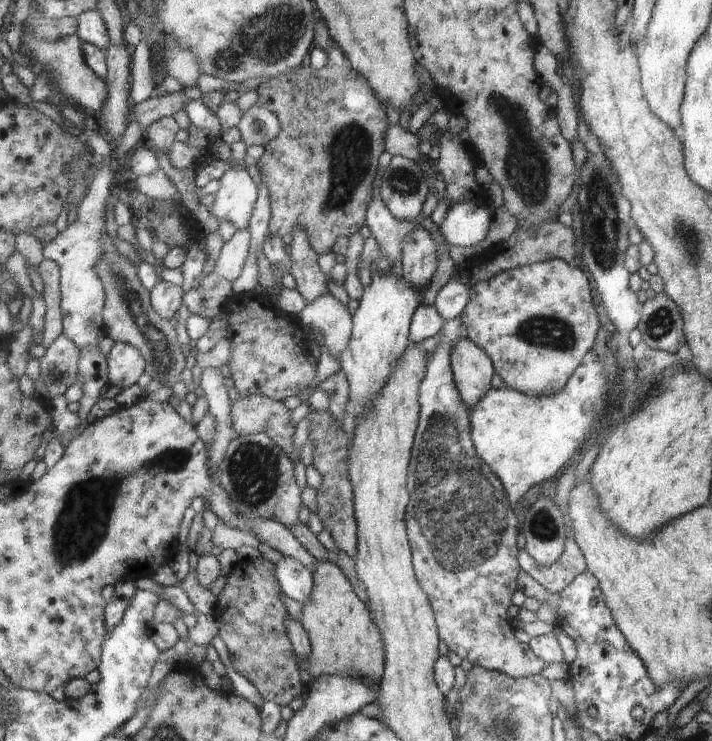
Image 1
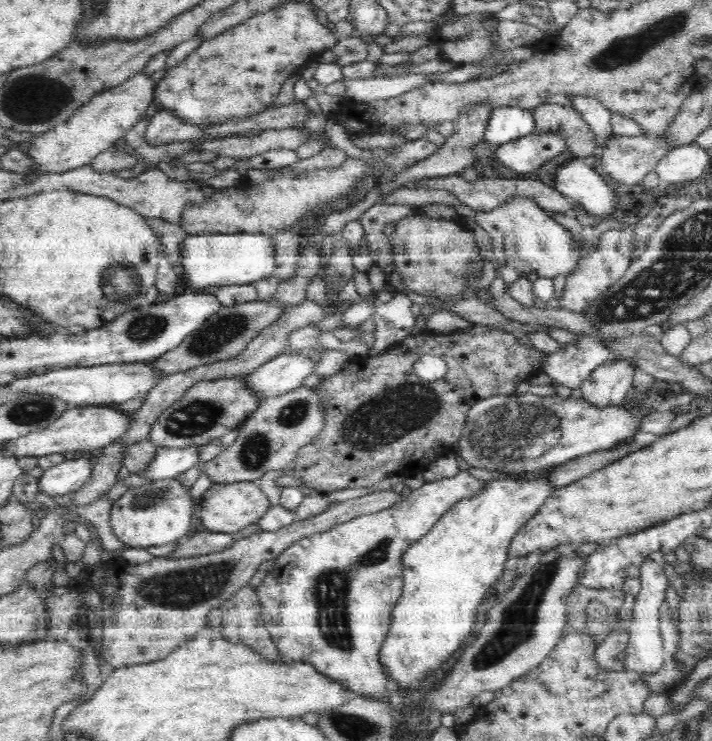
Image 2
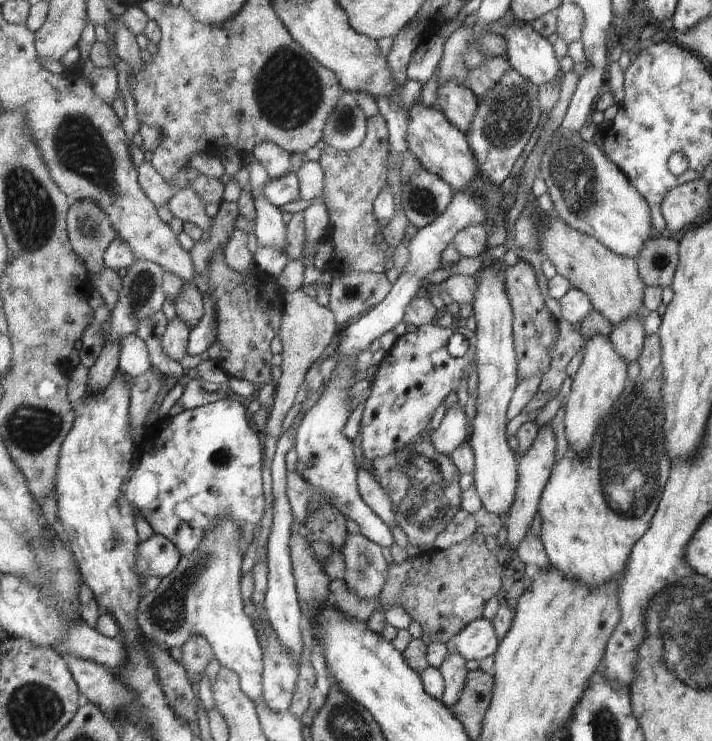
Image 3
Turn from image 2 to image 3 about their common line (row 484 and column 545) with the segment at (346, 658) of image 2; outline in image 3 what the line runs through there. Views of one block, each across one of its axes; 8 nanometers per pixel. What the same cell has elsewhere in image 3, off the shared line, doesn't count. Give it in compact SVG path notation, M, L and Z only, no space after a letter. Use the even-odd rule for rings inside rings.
M548 421L539 426L537 436L520 460L518 492L515 494L515 501L511 504L506 522L508 528L507 542L513 550L519 546L519 540L522 540L538 512L540 497L547 486L549 476L556 462L554 456L556 456L556 435L554 435L551 421Z

